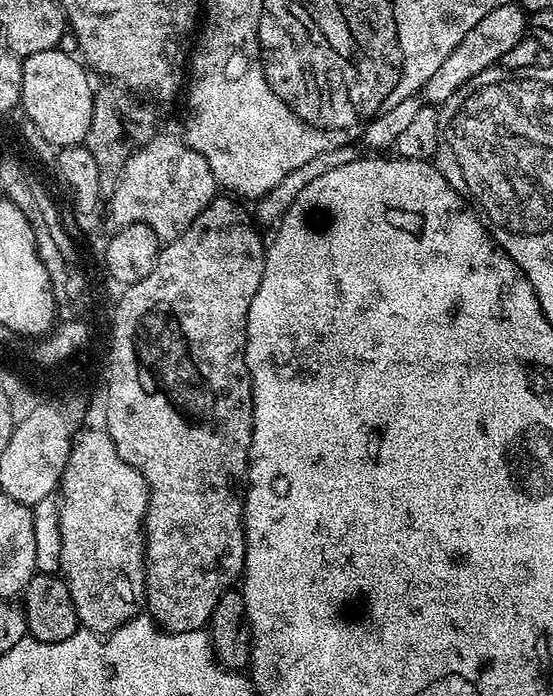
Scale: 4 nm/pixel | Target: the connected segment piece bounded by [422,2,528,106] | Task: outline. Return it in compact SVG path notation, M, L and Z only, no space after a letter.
M509 2L506 6L490 11L476 26L471 27L462 42L450 52L450 57L442 62L437 73L424 83L423 99L432 106L443 104L446 98L450 98L450 95L456 93L470 78L497 65L501 61L500 58L505 59L511 55L513 49L523 43L527 32L527 15L517 3Z

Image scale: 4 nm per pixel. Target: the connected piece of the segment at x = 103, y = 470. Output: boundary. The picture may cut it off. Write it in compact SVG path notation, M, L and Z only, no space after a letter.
M103 427L86 428L73 439L72 453L60 478L58 503L62 554L59 575L70 590L70 598L74 598L79 627L103 634L115 632L123 624L131 624L132 619L141 615L146 608L144 515L148 509L148 484L141 472L130 466L122 454L118 454L114 442Z

